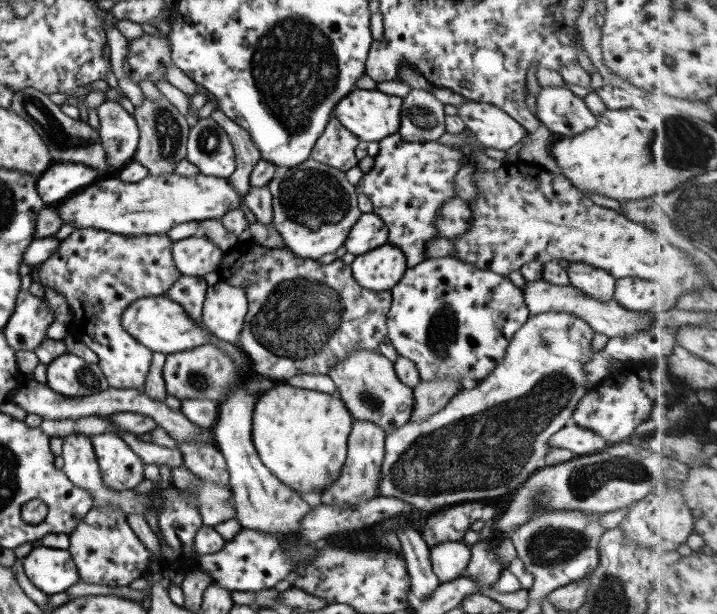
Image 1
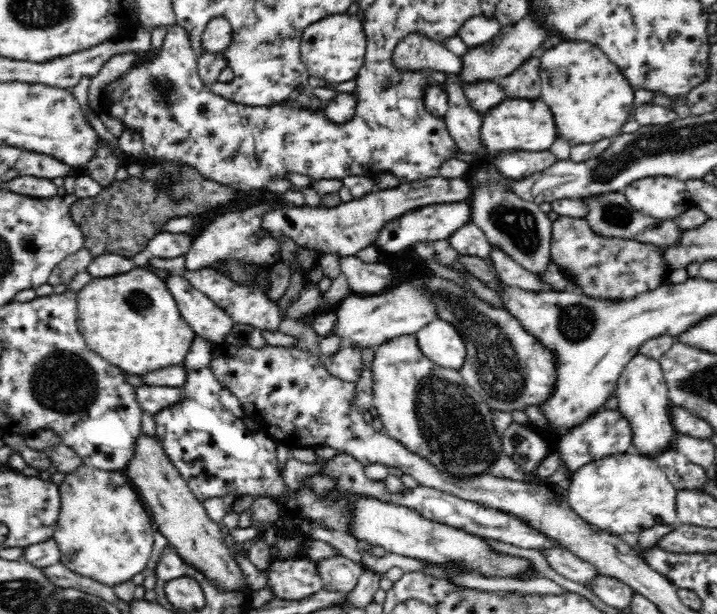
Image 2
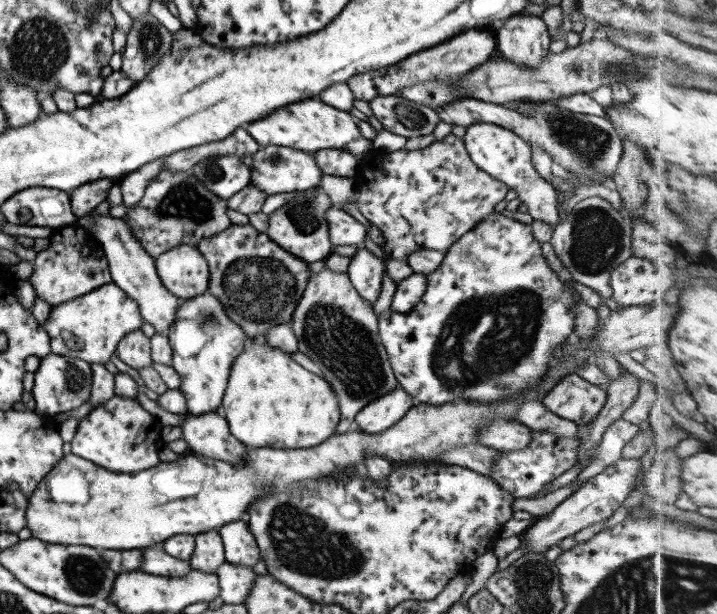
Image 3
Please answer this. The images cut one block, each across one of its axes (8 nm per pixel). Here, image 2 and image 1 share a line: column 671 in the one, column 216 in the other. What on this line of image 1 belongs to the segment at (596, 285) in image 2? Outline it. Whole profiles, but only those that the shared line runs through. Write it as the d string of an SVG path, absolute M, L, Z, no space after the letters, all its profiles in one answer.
M251 241L242 242L233 246L232 249L222 254L219 259L219 265L214 270L219 275L219 281L229 284L229 286L237 286L243 283L243 290L246 291L247 298L247 312L243 319L243 324L238 336L236 345L243 351L248 360L250 360L251 368L262 377L271 379L274 382L287 381L292 376L303 373L317 373L327 374L327 369L335 365L335 363L347 353L355 351L355 349L367 349L368 351L375 351L379 353L379 342L386 339L386 314L391 306L391 293L389 291L381 291L376 293L372 290L367 290L359 286L352 277L349 265L345 265L341 259L335 259L328 264L318 264L316 260L307 258L298 258L294 256L288 249L275 248L269 249L264 246L255 244Z

